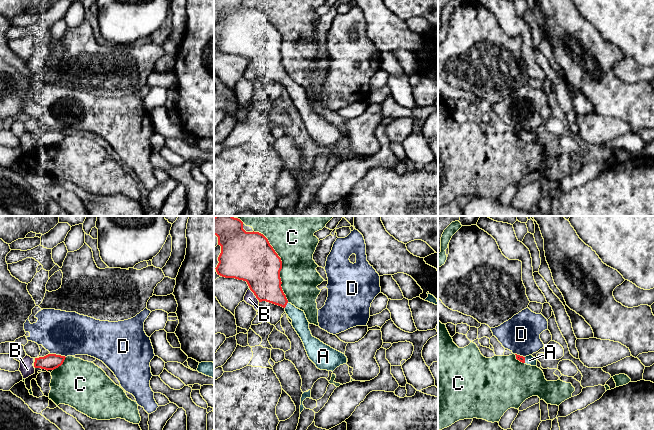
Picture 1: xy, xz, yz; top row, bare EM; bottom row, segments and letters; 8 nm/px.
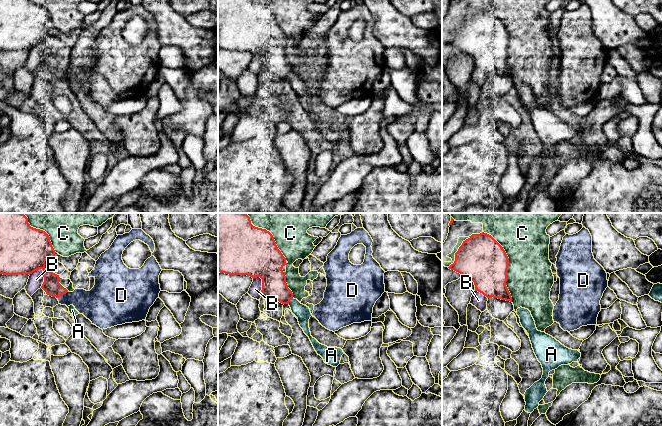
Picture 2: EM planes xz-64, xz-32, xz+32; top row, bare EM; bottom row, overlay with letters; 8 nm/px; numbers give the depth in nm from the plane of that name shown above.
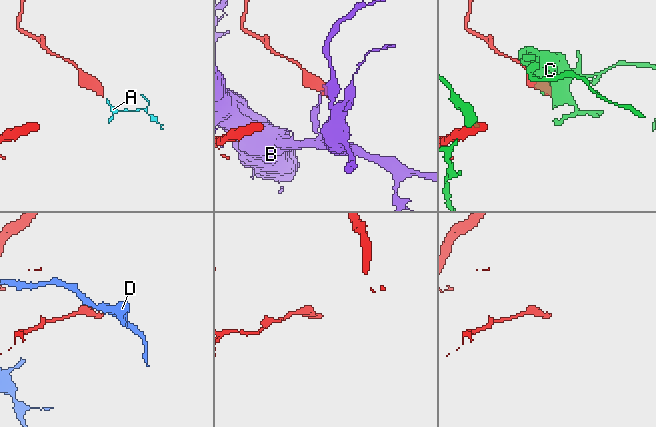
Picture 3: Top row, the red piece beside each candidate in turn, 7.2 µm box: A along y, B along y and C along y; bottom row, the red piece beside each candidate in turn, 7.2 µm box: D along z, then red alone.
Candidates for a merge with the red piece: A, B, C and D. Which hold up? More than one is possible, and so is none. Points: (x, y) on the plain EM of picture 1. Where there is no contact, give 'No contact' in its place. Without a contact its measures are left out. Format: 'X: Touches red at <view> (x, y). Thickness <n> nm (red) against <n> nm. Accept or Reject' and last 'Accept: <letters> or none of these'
A: Touches red at xz (286, 80). Thickness 260 nm (red) against 130 nm. Accept
B: Touches red at xz (254, 70). Thickness 340 nm (red) against 90 nm. Reject
C: Touches red at xz (281, 40). Thickness 380 nm (red) against 320 nm. Reject
D: Touches red at xy (58, 131). Thickness 130 nm (red) against 360 nm. Reject
Accept: A

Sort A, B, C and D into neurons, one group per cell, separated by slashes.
A / B / C / D

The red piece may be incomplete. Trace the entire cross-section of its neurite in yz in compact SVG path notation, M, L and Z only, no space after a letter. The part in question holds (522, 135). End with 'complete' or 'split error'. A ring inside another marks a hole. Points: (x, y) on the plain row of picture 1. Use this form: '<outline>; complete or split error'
M516 131L516 135L519 136L522 139L525 139L527 141L531 141L531 142L536 142L537 141L537 135L535 133L533 133L532 131L523 133L520 131Z; split error

